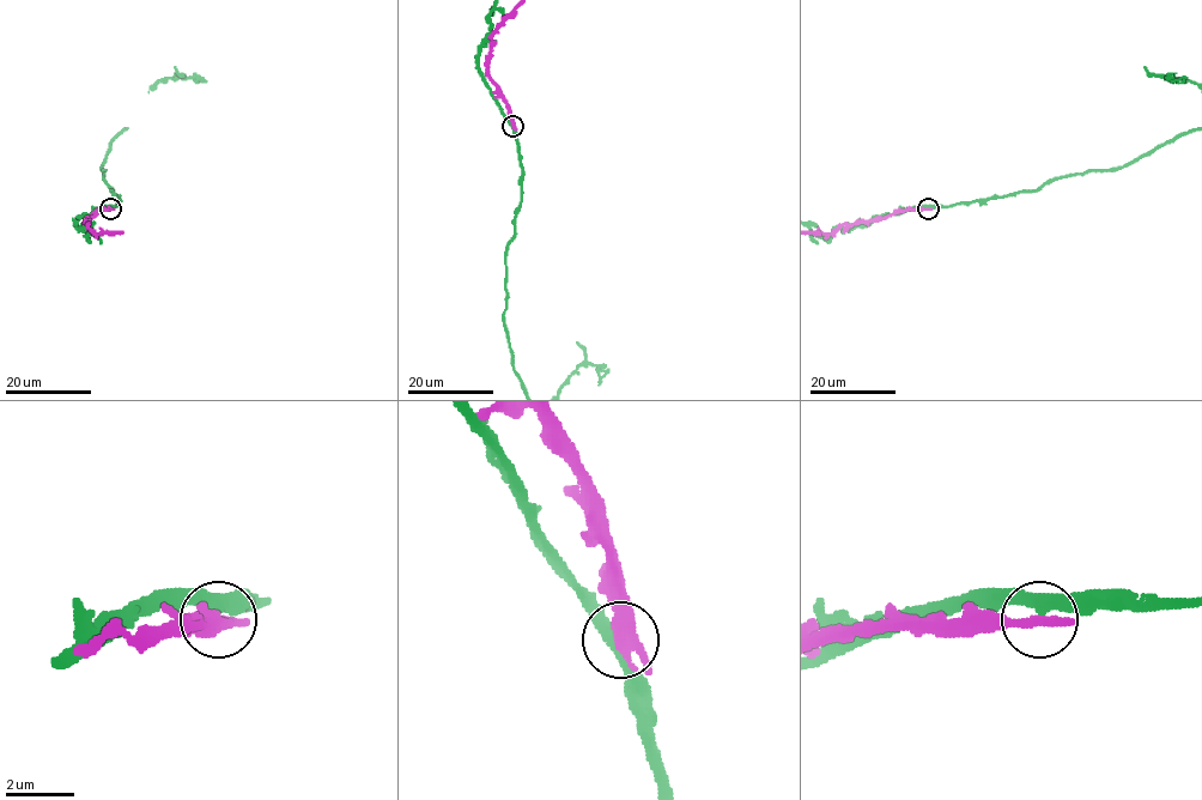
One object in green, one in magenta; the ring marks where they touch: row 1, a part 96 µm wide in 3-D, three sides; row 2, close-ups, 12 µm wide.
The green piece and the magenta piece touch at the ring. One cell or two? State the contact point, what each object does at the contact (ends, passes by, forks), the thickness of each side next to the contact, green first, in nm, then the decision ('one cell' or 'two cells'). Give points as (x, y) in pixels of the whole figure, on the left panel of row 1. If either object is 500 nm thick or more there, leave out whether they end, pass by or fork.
place (110, 208); green passes by; magenta passes by; calibres 320 and 280 nm; two cells

